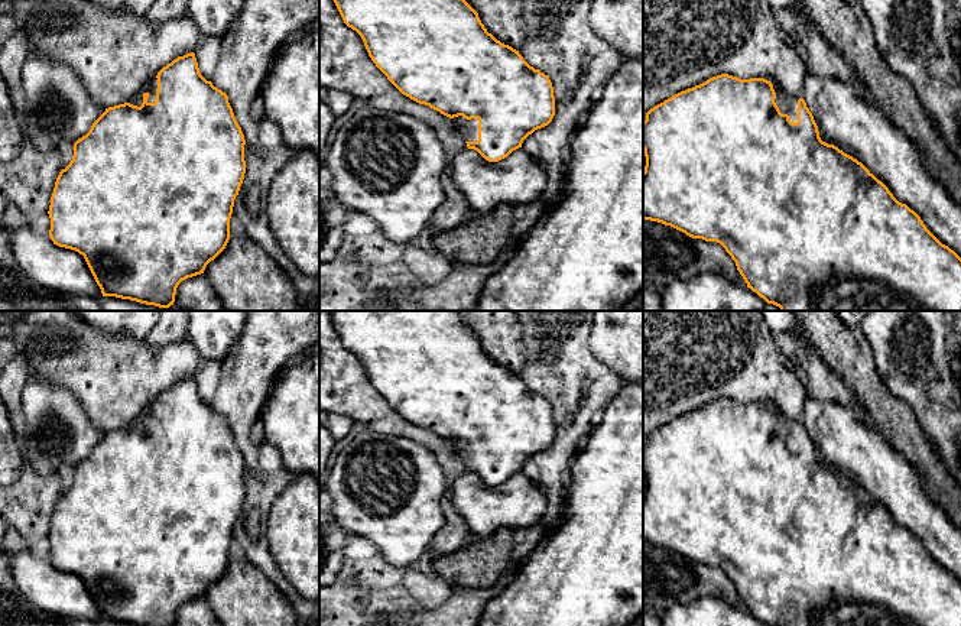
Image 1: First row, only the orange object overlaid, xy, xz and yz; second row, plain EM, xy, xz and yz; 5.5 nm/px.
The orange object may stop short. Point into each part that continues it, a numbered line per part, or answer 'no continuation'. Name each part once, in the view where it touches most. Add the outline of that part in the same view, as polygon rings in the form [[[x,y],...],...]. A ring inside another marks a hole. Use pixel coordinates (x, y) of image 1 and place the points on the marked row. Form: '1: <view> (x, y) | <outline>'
1: yz (788, 104) | [[[767,78],[772,82],[776,93],[775,103],[779,107],[782,114],[788,114],[792,123],[798,121],[798,100],[799,97],[785,93],[777,84]]]

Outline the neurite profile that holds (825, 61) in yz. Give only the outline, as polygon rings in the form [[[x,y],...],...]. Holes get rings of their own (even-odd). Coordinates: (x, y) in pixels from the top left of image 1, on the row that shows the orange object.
[[[795,9],[773,10],[779,27],[793,40],[799,40],[812,64],[812,69],[822,77],[832,77],[850,84],[857,95],[873,104],[871,95],[851,65],[824,39],[818,29],[803,19]]]

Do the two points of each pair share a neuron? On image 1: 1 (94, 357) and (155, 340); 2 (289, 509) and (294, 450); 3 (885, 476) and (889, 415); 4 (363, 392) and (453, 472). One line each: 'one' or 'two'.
1: two
2: two
3: two
4: one

